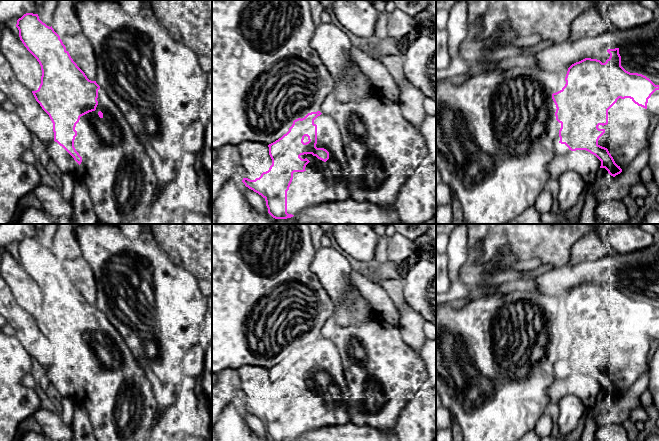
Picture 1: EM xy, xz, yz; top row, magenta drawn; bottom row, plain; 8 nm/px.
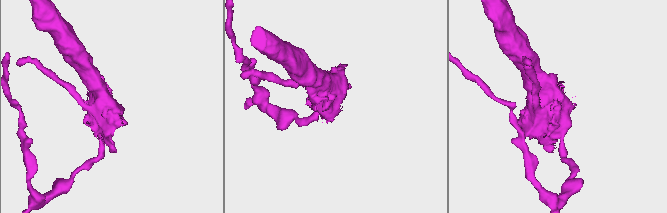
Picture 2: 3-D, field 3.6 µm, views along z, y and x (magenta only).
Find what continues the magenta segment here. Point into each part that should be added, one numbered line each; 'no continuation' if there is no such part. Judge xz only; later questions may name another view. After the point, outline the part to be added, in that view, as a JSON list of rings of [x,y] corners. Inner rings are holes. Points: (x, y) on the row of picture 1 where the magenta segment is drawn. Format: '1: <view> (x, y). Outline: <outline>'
1: xz (322, 182). Outline: [[[321,114],[314,120],[317,125],[317,148],[324,148],[329,152],[329,159],[324,162],[312,154],[300,157],[310,162],[304,172],[294,172],[293,179],[287,191],[287,213],[296,215],[301,210],[326,202],[344,201],[350,198],[349,181],[350,170],[344,153],[342,137],[335,120],[326,114]]]

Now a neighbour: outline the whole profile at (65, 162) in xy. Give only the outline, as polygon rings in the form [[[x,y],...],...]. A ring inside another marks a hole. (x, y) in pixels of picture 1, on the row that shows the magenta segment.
[[[52,141],[47,145],[46,152],[62,174],[70,174],[78,179],[80,166],[62,146]]]

